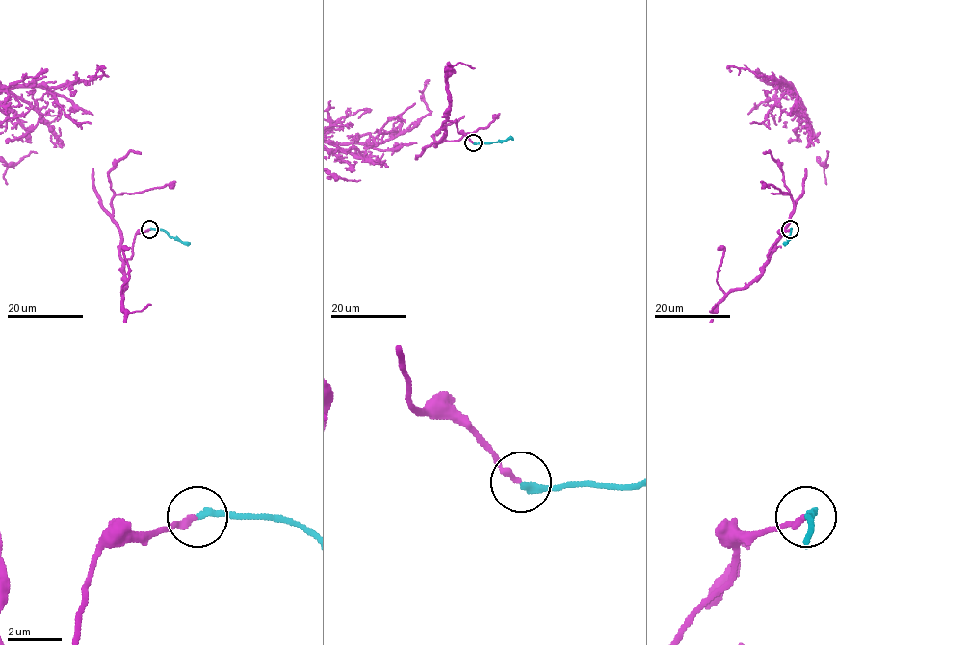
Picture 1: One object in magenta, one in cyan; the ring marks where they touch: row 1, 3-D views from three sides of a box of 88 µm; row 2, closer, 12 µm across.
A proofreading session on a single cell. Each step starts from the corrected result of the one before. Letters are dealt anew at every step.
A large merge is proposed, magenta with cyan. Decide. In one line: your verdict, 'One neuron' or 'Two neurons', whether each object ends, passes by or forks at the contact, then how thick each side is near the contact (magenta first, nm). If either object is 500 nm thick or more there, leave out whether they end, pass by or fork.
One neuron. At the ring magenta ends. At the ring cyan ends. Thickness 240 nm (magenta) against 220 nm

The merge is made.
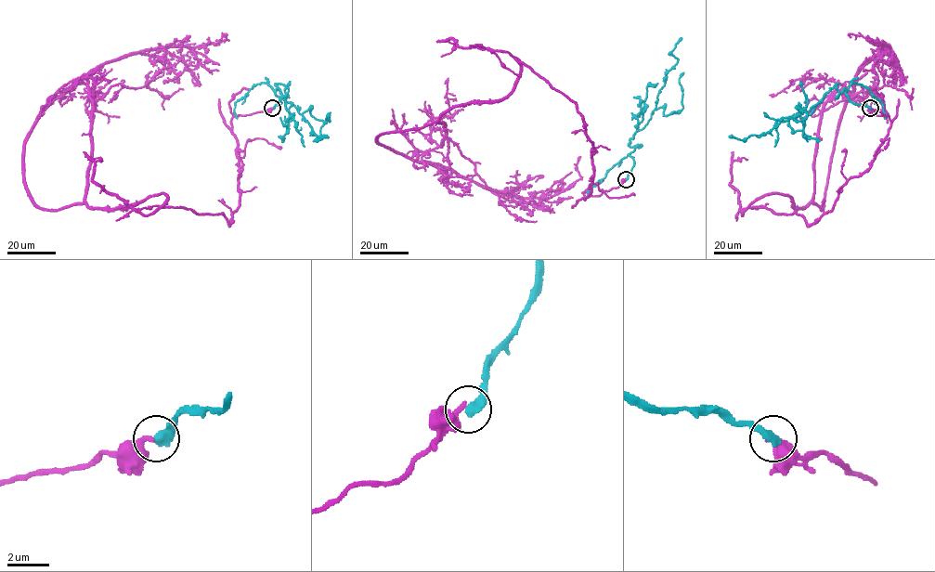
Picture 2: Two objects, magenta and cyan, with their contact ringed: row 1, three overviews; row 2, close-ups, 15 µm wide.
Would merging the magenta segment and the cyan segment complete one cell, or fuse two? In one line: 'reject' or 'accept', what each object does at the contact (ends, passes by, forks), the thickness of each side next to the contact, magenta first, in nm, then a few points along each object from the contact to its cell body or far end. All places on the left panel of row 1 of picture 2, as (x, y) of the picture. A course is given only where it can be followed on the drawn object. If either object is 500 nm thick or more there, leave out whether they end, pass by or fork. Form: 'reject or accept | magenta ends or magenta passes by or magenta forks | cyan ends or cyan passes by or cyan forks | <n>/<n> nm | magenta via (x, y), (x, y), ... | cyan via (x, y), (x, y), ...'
reject | magenta ends | cyan ends | 280/480 nm | magenta via (272, 108), (231, 120), (229, 226), (164, 193), (85, 201), (92, 98), (72, 84), (227, 37) | cyan via (273, 108), (277, 90), (288, 96), (283, 84), (318, 139), (328, 136)

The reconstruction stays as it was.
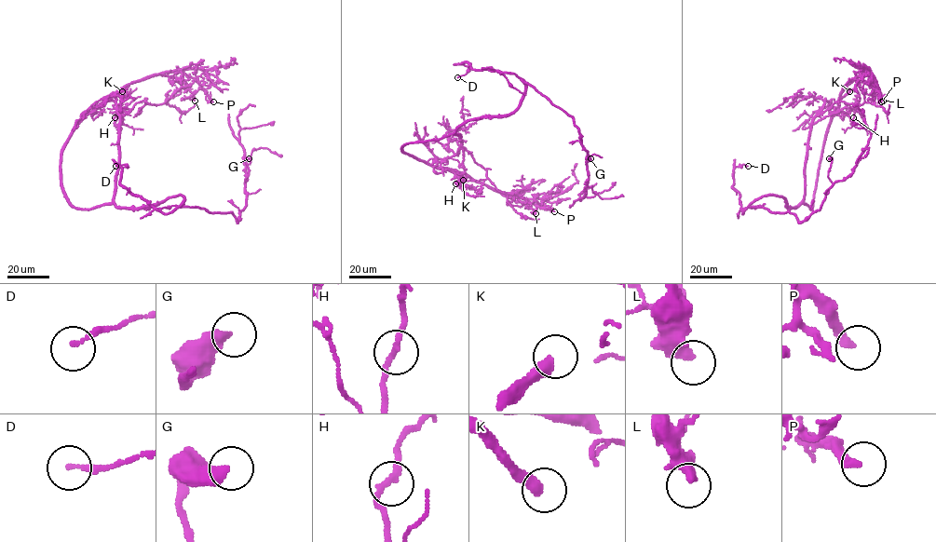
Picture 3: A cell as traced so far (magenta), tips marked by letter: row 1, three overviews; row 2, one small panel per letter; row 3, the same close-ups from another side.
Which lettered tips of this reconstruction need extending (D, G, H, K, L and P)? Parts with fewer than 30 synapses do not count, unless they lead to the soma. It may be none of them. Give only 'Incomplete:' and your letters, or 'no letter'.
Incomplete: K, L, P

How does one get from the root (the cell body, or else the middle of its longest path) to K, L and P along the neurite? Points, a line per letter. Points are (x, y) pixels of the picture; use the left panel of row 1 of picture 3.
K: (131, 208), (118, 208), (114, 202), (119, 114), (113, 101), (102, 101), (100, 107), (122, 91)
L: (131, 208), (114, 202), (119, 114), (113, 101), (100, 106), (132, 83), (158, 74), (181, 78), (195, 101)
P: (131, 208), (114, 202), (119, 114), (113, 101), (101, 103), (134, 82), (172, 71), (190, 75), (213, 101)

